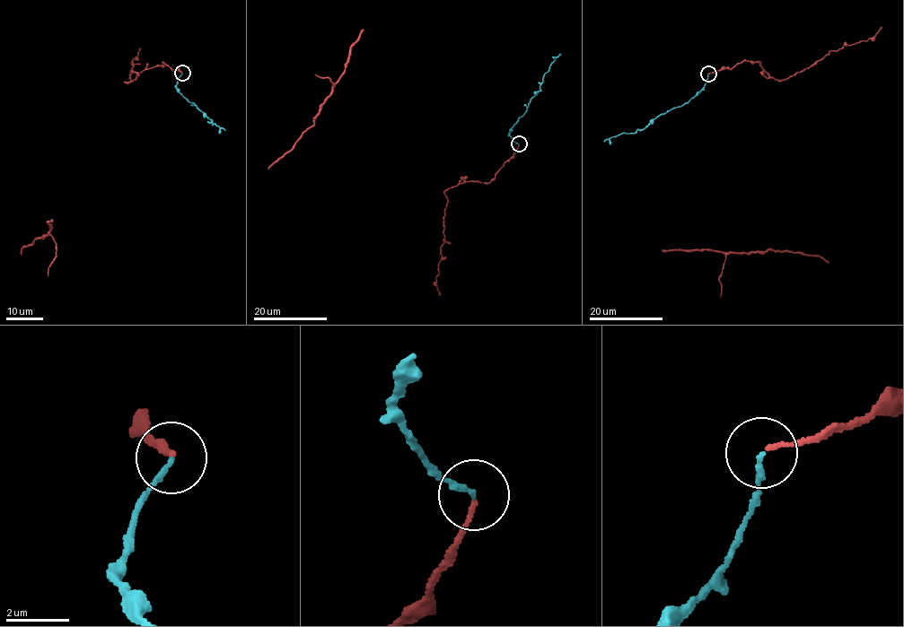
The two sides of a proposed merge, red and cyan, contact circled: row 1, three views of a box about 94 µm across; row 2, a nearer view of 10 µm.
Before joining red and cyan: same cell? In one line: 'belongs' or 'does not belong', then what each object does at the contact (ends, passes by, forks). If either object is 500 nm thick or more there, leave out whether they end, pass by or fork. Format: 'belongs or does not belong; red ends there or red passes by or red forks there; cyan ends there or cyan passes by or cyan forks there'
belongs; red ends there; cyan ends there

